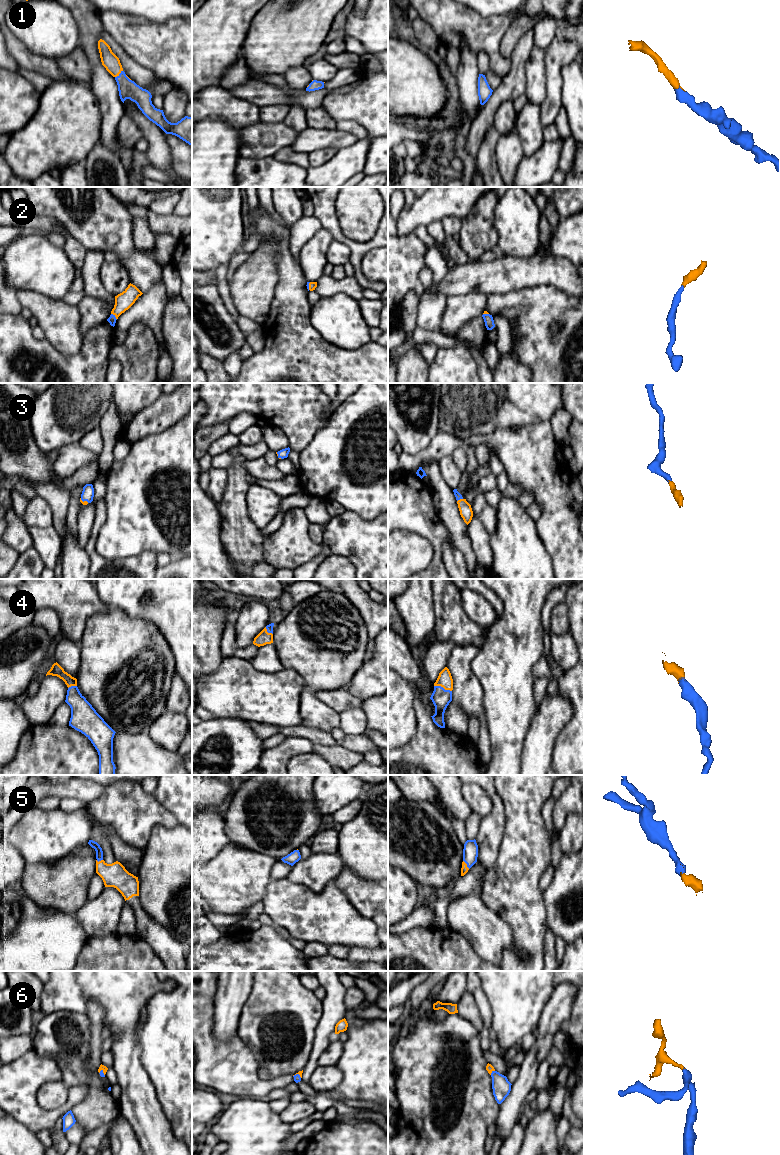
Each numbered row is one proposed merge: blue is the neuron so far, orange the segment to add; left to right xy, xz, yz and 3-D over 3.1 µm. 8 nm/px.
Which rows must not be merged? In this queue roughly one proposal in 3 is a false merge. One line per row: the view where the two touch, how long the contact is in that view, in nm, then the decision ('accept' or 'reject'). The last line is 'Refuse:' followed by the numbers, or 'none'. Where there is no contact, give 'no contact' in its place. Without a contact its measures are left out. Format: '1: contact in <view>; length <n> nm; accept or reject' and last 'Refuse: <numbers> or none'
1: contact in xy; length 90 nm; accept
2: contact in xy; length 70 nm; accept
3: contact in yz; length 50 nm; accept
4: contact in yz; length 150 nm; accept
5: contact in yz; length 90 nm; accept
6: contact in yz; length 50 nm; accept
Refuse: none

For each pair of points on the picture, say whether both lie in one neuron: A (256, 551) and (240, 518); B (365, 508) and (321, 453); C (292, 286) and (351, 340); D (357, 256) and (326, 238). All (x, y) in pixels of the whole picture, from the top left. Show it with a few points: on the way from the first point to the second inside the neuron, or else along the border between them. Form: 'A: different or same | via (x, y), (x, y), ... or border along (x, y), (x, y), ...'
A: same | via (248, 543), (240, 535), (240, 526)
B: same | via (359, 494), (337, 472), (335, 467)
C: different | border along (311, 306), (310, 323), (315, 329)
D: same | via (353, 247), (343, 238), (335, 236)

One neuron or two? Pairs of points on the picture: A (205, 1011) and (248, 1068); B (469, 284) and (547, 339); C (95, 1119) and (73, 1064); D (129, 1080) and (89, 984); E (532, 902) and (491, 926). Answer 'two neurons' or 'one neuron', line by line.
A: one neuron
B: two neurons
C: one neuron
D: one neuron
E: two neurons

